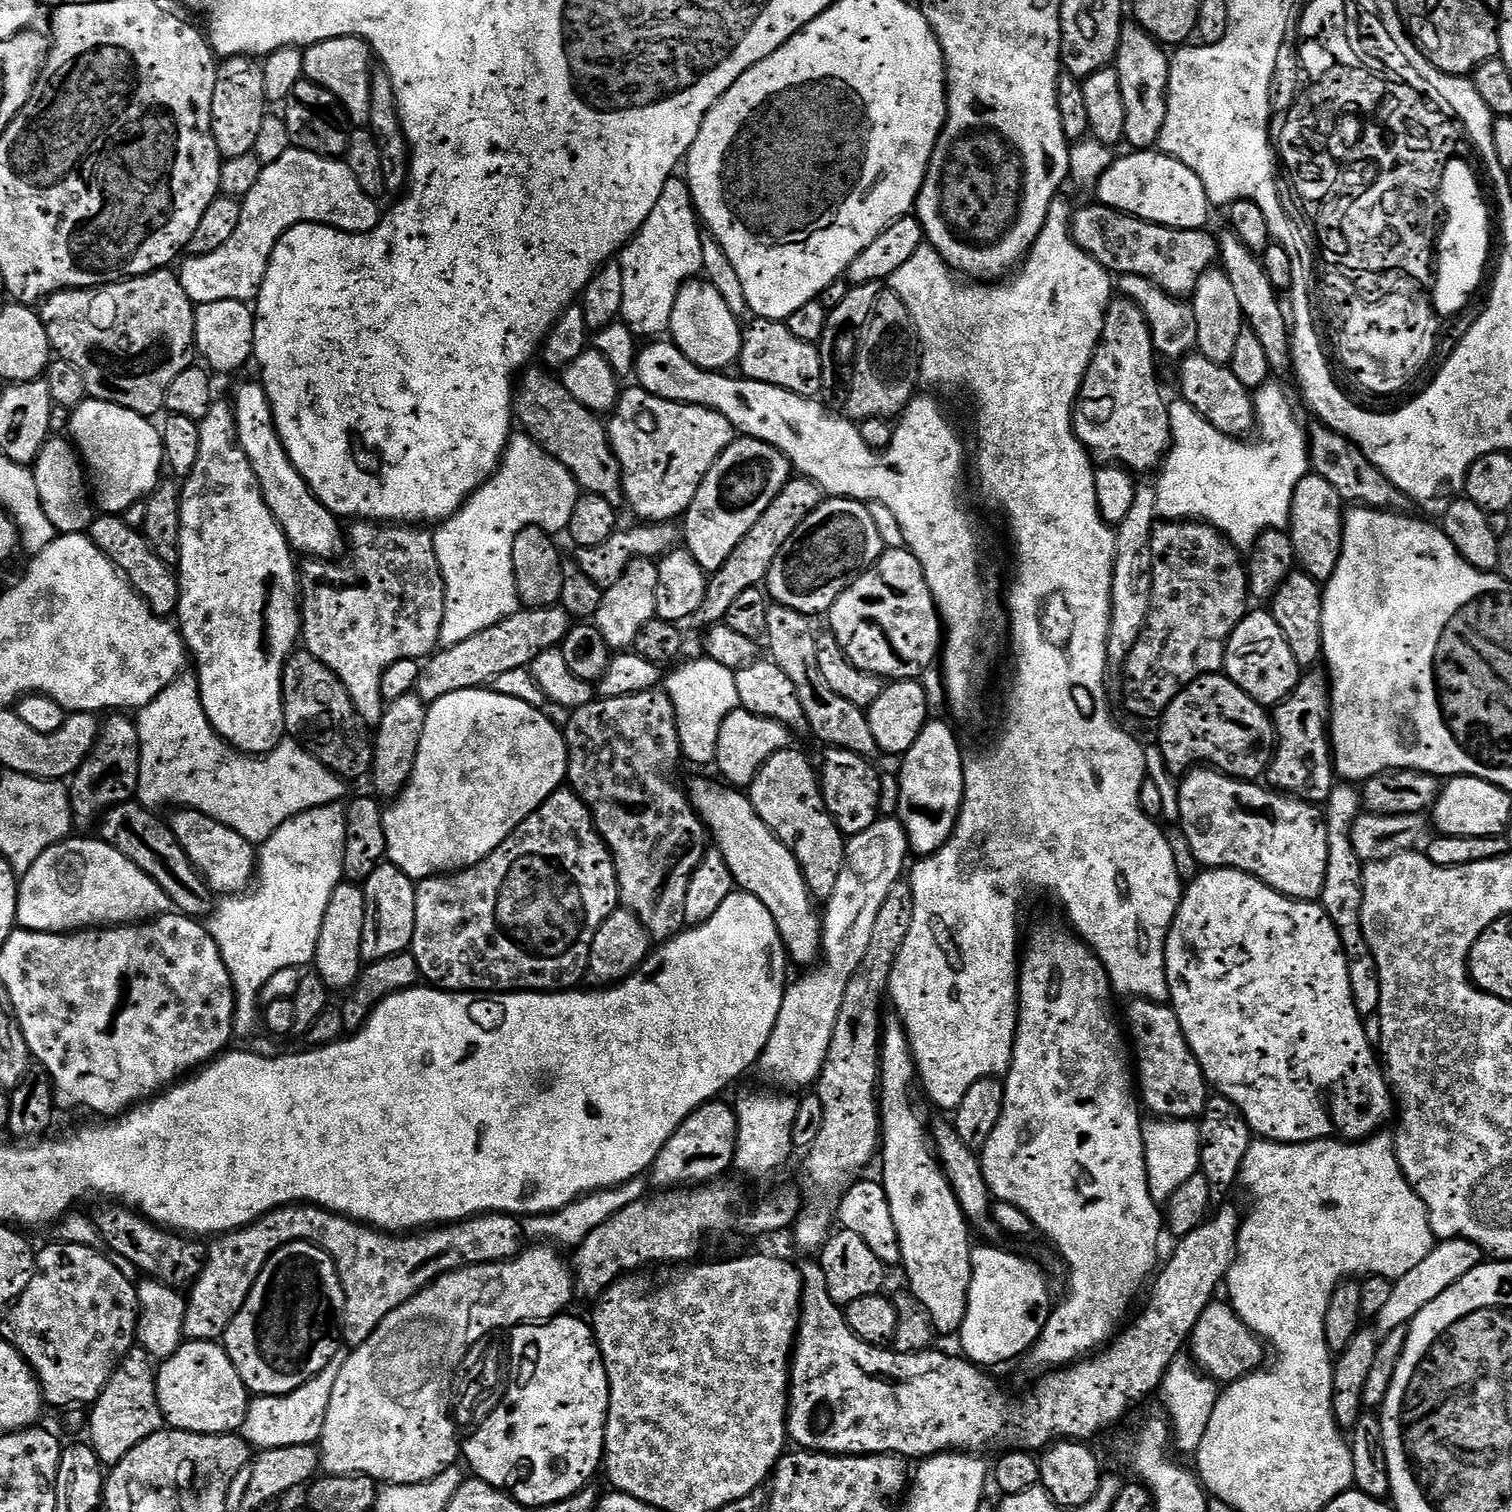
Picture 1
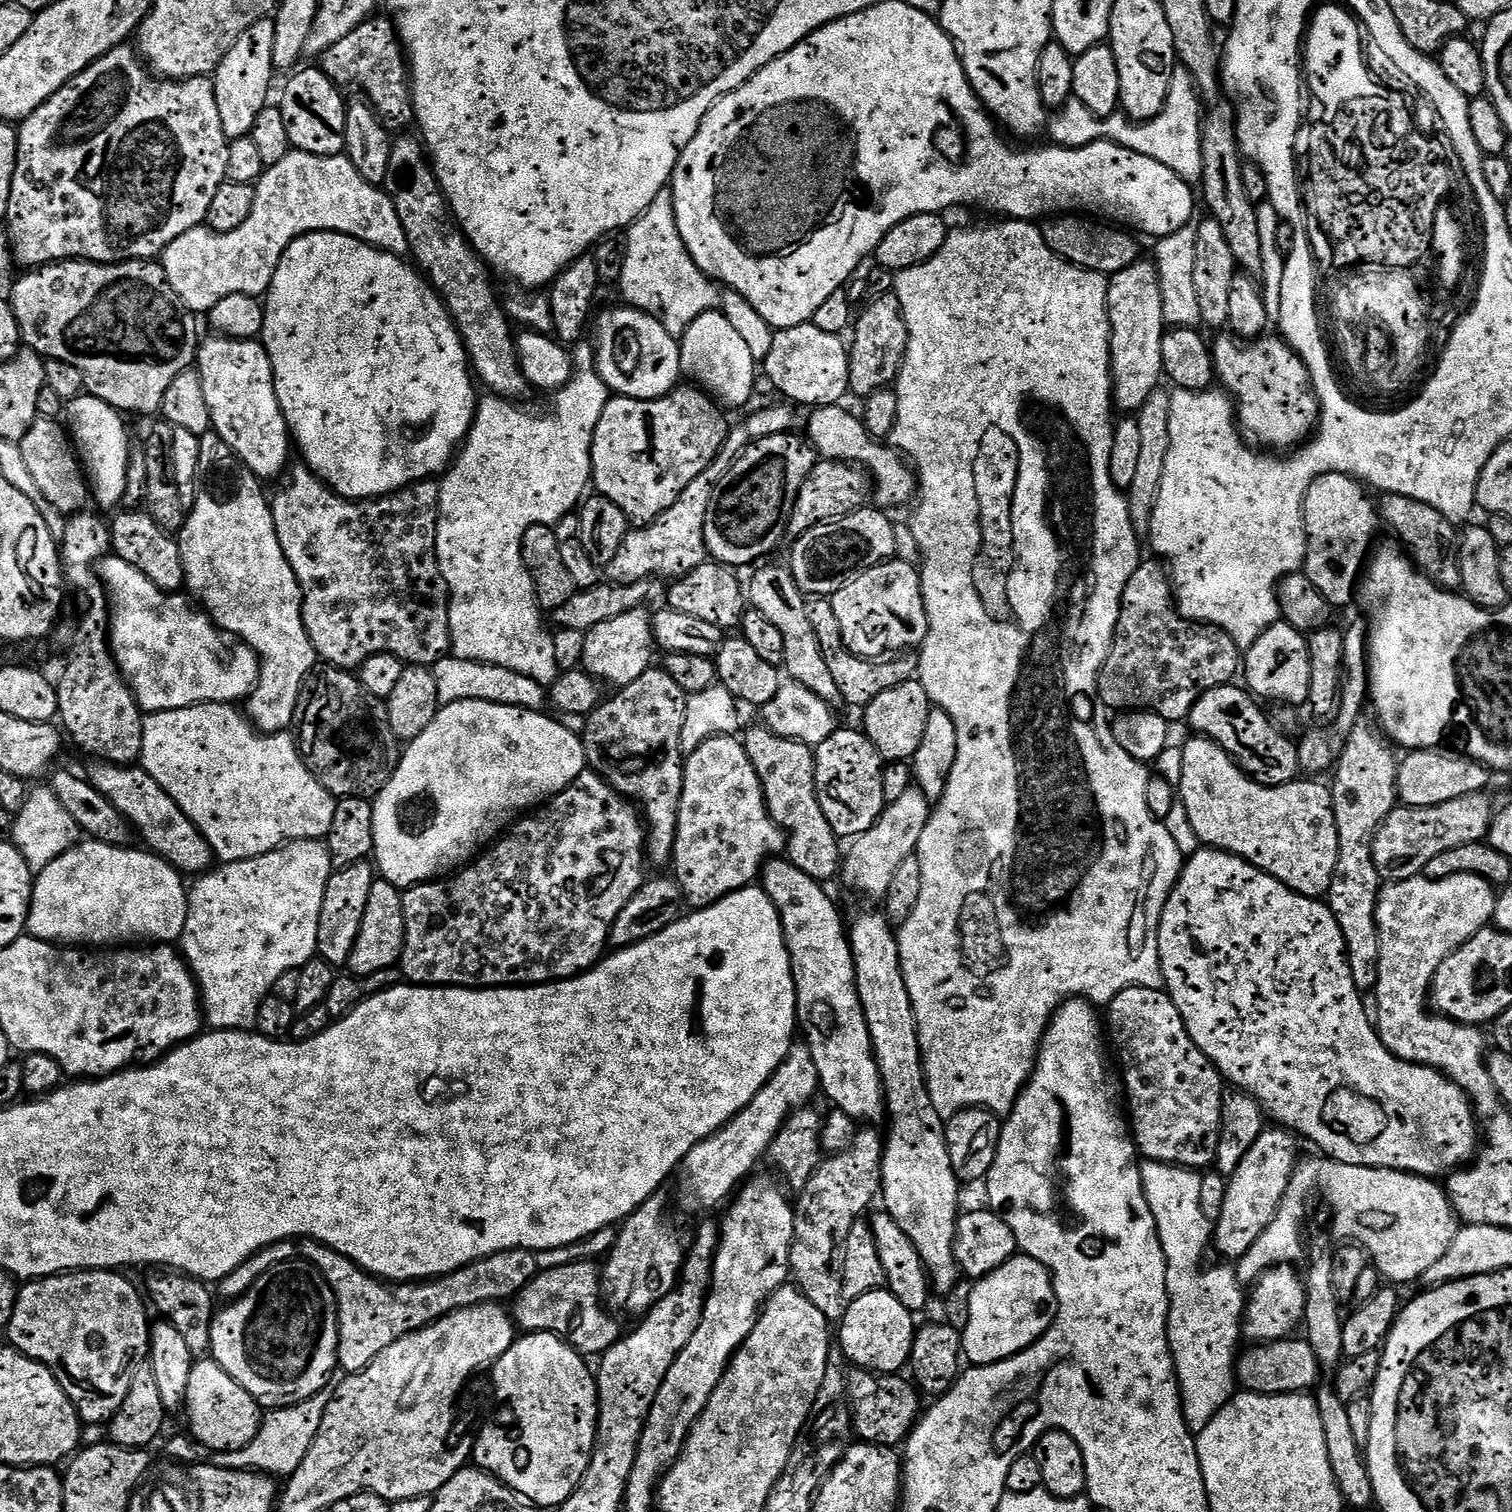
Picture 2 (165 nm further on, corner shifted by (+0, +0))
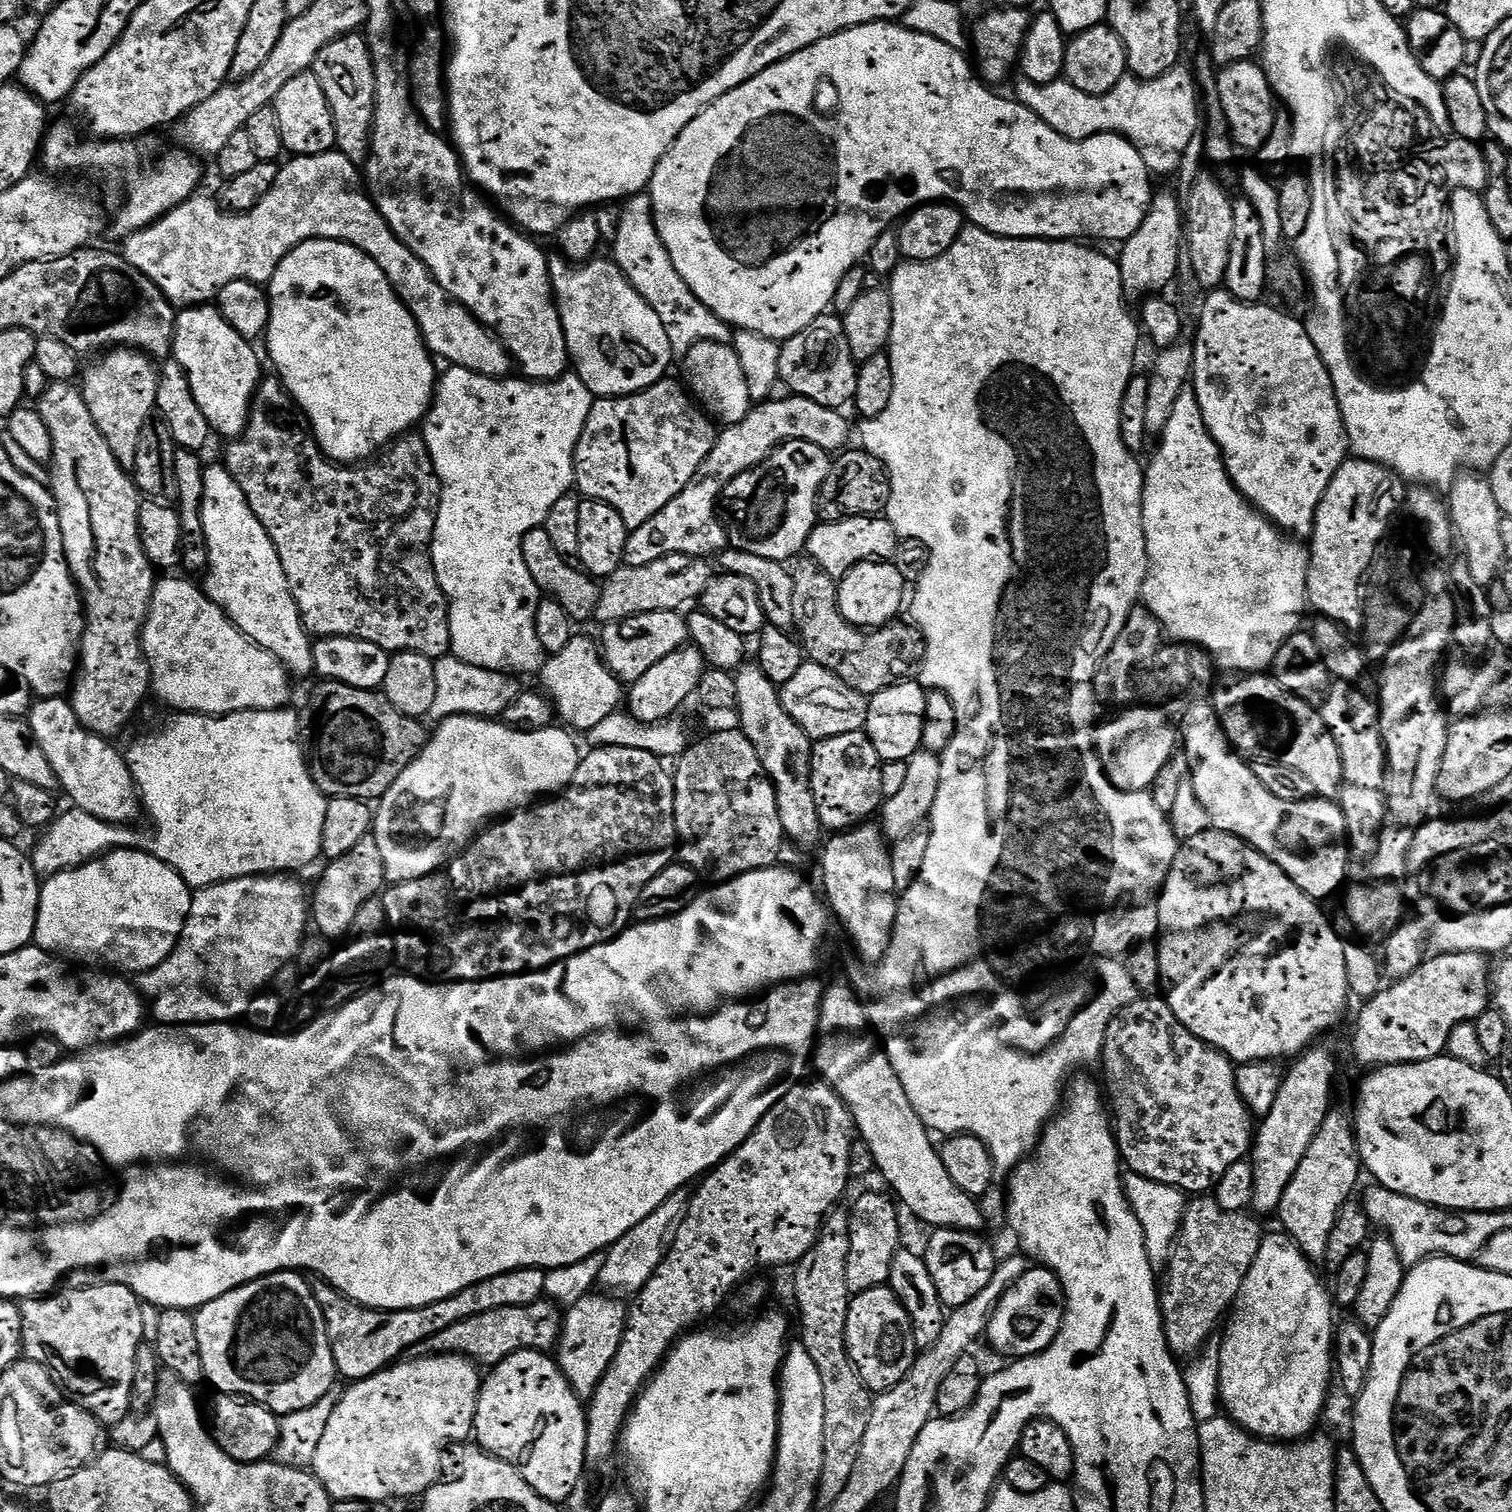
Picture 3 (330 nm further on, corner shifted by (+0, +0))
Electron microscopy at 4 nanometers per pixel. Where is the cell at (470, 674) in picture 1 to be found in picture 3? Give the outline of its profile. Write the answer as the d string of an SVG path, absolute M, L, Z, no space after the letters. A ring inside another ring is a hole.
M672 552L645 564L625 563L603 581L595 619L606 625L629 620L638 614L680 612L683 604L699 601L713 575L714 569L702 557L687 556L684 552Z

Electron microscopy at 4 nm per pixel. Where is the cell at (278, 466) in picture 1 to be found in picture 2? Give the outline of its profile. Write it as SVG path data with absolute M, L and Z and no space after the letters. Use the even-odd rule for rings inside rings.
M209 335L209 340L201 339L196 349L195 367L202 378L202 391L206 393L206 406L210 406L212 431L216 432L234 450L246 467L261 481L275 481L284 475L289 467L288 444L290 448L290 433L288 423L284 420L282 410L278 406L276 379L272 373L272 363L268 352L259 339L231 340L229 336Z

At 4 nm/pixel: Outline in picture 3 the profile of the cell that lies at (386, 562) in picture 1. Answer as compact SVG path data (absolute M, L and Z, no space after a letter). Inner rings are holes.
M261 379L260 387L256 389L256 397L252 400L252 412L248 416L246 430L231 441L228 453L222 457L223 463L230 474L242 486L242 494L246 494L246 502L250 502L250 510L262 522L266 534L274 542L274 550L278 550L278 558L282 562L282 570L286 570L286 582L294 594L294 602L300 611L309 637L323 638L325 636L349 636L366 642L374 642L389 654L398 652L417 652L437 661L441 656L447 656L452 651L450 642L450 618L448 617L448 600L444 596L442 586L436 577L432 565L432 539L438 522L438 506L440 505L440 479L434 470L434 462L430 458L430 450L426 446L423 435L405 434L399 440L392 441L387 449L381 451L371 462L359 466L345 466L329 460L312 432L302 409L297 406L292 396L284 389L279 379Z

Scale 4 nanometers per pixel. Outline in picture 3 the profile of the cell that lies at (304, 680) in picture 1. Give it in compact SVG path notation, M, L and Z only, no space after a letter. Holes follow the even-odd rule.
M324 680L312 692L308 705L298 716L300 738L308 769L314 782L325 797L358 798L369 802L379 801L381 796L398 782L398 774L414 762L414 758L428 745L429 729L424 729L415 716L402 714L384 697L383 691L346 686L337 680Z

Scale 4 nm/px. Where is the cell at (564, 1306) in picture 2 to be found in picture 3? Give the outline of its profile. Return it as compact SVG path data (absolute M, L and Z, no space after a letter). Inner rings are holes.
M545 1298L530 1306L506 1306L502 1310L486 1310L486 1314L466 1318L466 1322L454 1322L454 1326L446 1326L442 1334L434 1334L434 1338L427 1340L422 1348L430 1356L466 1356L477 1365L495 1366L515 1352L551 1353L560 1343L560 1329L563 1327L564 1318L561 1305Z

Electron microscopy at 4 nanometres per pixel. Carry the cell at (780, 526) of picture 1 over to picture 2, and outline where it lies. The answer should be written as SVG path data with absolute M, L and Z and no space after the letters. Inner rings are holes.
M817 459L815 466L806 474L802 486L796 495L792 513L788 519L787 535L795 538L806 530L824 524L828 520L837 520L846 514L865 507L870 500L870 480L865 469L842 460Z

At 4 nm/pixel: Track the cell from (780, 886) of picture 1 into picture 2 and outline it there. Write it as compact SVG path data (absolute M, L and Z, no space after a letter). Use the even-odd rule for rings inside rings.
M772 858L763 865L762 887L770 902L780 915L780 925L784 927L784 941L790 954L792 977L796 987L796 1018L799 1031L804 1032L803 1043L814 1058L818 1070L820 1088L833 1101L835 1107L850 1114L857 1122L883 1121L886 1116L884 1084L880 1081L880 1071L876 1065L876 1055L872 1052L870 1030L866 1026L866 1014L860 1005L860 995L856 989L856 971L852 957L852 942L846 931L846 920L840 917L834 901L828 897L823 883L798 870L787 858Z

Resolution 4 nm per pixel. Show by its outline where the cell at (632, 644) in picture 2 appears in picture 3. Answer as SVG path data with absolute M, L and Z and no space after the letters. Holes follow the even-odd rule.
M573 635L562 650L551 653L538 673L539 687L552 702L555 715L577 733L585 734L598 722L614 715L621 707L626 692L622 681L606 666L600 645L588 636Z

